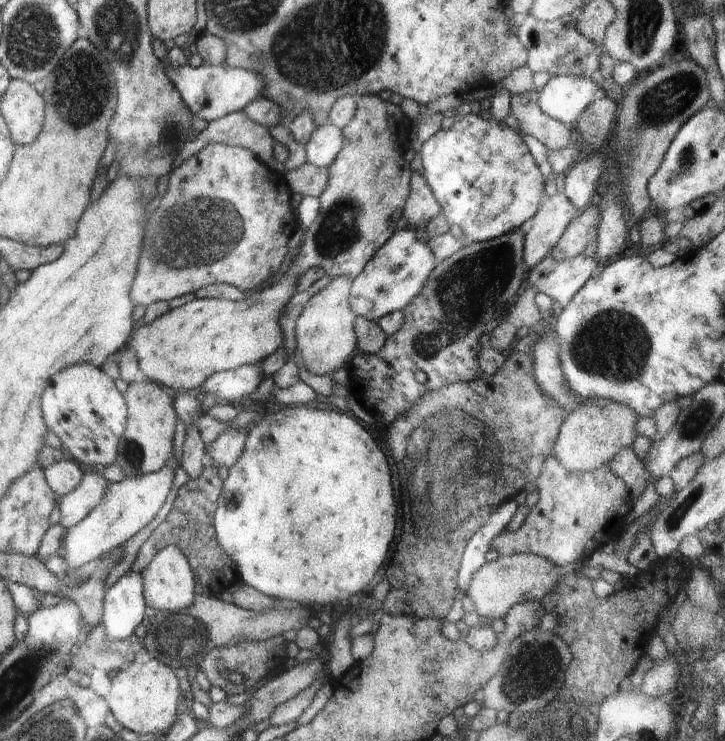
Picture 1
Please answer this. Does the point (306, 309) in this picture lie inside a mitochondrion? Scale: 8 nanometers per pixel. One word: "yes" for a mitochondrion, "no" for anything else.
no

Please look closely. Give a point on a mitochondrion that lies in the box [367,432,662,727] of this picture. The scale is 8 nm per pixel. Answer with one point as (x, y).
(536, 668)

